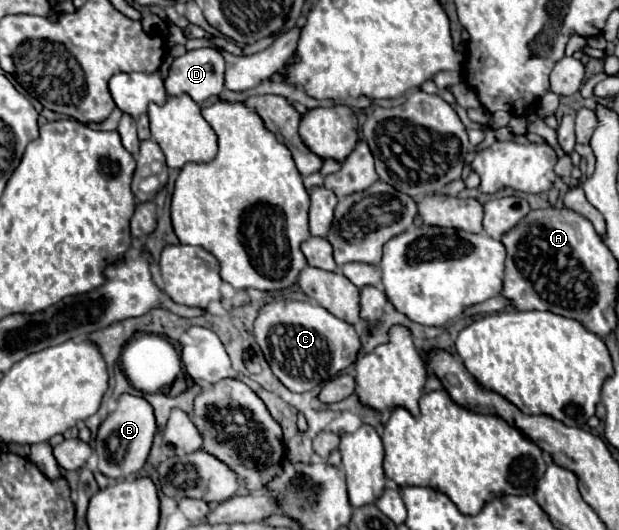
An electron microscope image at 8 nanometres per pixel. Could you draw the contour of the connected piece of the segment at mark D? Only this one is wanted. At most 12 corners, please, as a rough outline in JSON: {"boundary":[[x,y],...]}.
{"boundary":[[215,47],[171,63],[165,89],[201,105],[223,91],[225,61]]}

